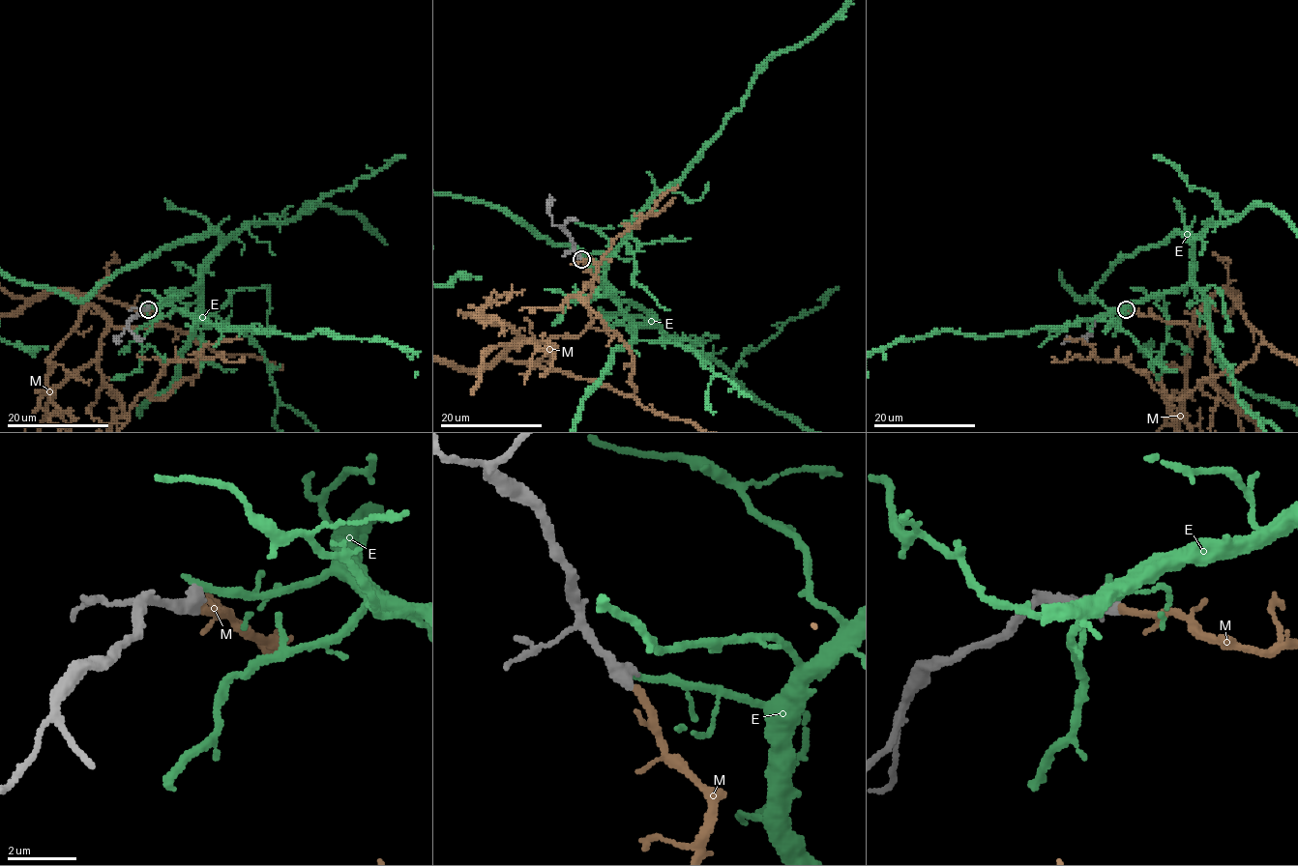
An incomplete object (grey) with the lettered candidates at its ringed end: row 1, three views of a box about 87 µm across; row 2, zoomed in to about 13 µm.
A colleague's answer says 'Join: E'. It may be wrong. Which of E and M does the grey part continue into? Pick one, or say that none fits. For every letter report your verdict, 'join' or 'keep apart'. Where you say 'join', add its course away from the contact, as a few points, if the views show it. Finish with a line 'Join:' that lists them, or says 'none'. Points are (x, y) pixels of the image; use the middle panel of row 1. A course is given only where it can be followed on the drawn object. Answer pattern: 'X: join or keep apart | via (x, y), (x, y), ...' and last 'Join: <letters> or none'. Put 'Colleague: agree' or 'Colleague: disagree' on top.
Colleague: disagree
E: keep apart
M: join
Join: M

